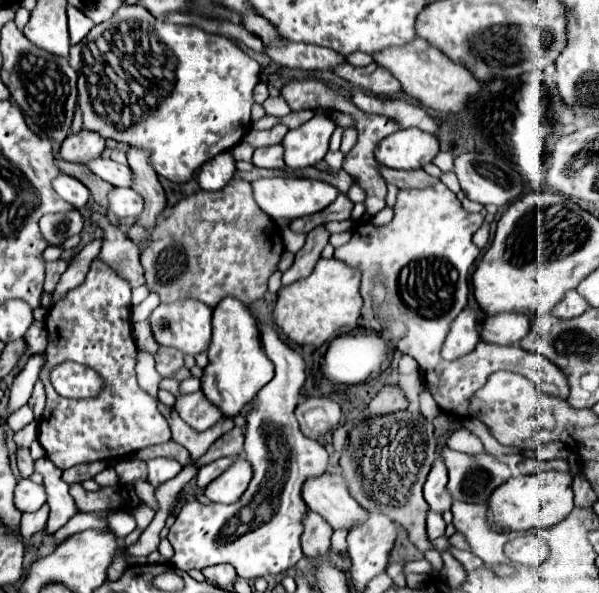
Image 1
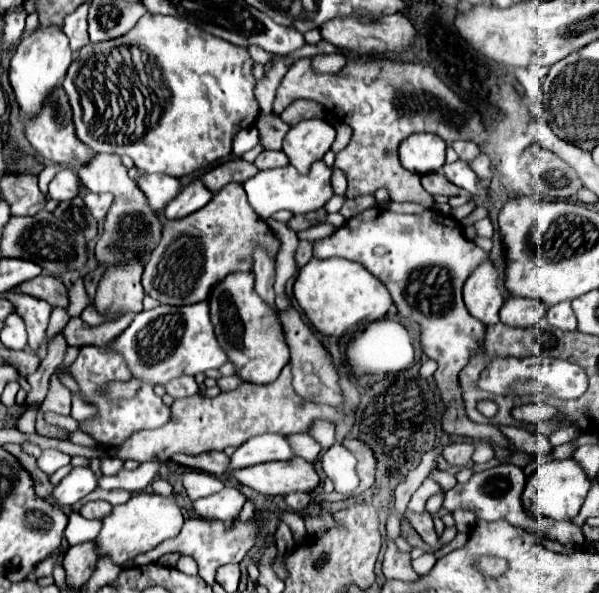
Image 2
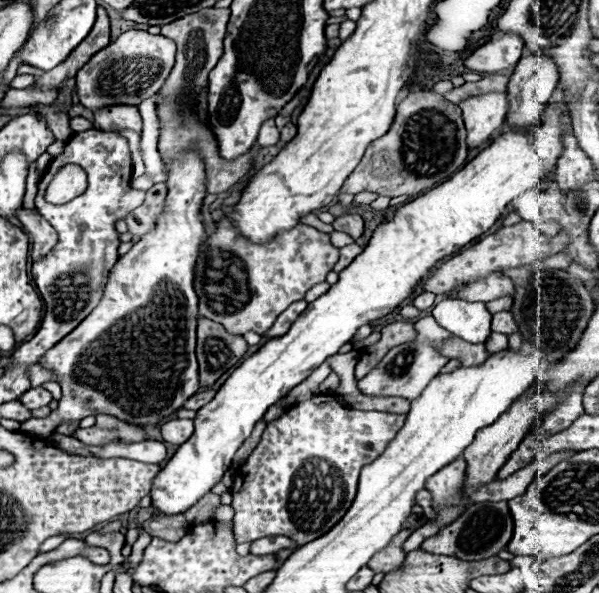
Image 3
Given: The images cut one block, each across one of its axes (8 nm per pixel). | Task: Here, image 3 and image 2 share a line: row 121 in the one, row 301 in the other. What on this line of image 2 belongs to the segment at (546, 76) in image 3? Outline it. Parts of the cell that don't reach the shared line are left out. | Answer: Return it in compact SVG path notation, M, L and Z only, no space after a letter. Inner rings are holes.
M510 296L500 308L500 322L512 328L528 328L536 326L544 314L546 310L538 300Z

